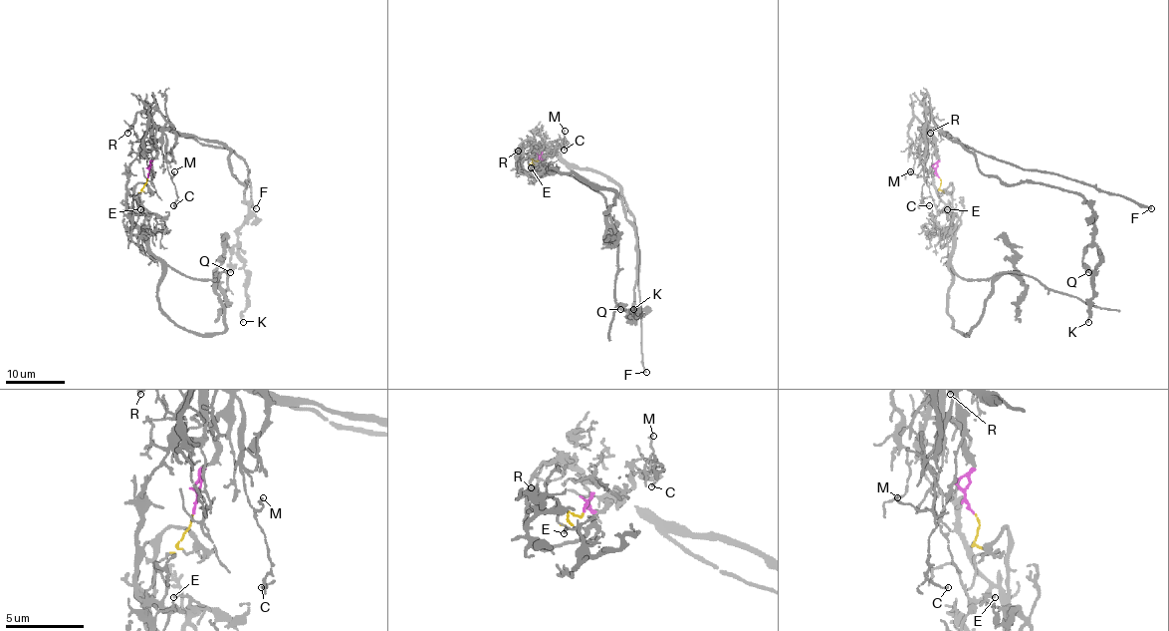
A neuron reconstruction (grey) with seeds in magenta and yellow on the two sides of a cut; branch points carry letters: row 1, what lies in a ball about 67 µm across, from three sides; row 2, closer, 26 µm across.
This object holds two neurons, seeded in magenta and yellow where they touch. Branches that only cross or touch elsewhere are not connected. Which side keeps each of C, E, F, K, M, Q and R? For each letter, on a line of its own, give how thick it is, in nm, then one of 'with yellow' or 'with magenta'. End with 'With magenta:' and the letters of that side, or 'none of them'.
C: 70 nm | with magenta
E: 150 nm | with yellow
F: 220 nm | with magenta
K: 120 nm | with magenta
M: 120 nm | with magenta
Q: 600 nm | with magenta
R: 160 nm | with magenta
With magenta: C, F, K, M, Q, R

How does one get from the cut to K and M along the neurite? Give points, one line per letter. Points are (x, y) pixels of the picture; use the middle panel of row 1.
K: (538, 159), (561, 157), (590, 182), (619, 193), (633, 228), (637, 313), (628, 314), (631, 320), (633, 308)
M: (538, 159), (555, 153), (556, 142), (559, 145), (565, 130)

